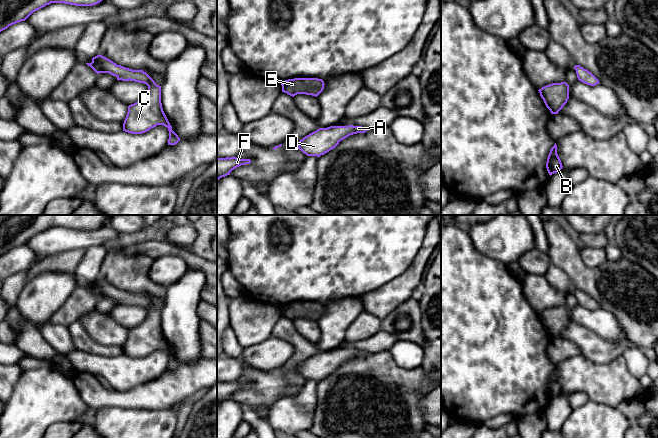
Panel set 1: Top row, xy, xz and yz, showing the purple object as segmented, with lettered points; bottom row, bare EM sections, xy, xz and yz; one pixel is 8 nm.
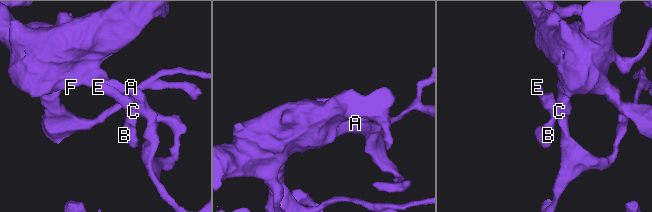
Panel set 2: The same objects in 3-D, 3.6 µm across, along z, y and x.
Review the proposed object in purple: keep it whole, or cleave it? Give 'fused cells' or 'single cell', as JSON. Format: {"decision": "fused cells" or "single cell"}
{"decision": "single cell"}

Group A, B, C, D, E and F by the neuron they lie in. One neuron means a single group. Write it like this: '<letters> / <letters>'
A B C D E F

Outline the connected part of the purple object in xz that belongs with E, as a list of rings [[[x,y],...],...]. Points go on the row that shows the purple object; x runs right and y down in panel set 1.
[[[294,78],[281,82],[282,92],[294,97],[306,94],[317,97],[324,89],[324,81],[318,78]]]

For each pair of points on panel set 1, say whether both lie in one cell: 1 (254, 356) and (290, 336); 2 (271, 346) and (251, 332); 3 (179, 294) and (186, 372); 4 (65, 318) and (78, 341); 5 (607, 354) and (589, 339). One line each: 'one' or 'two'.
1: two
2: two
3: two
4: two
5: one

